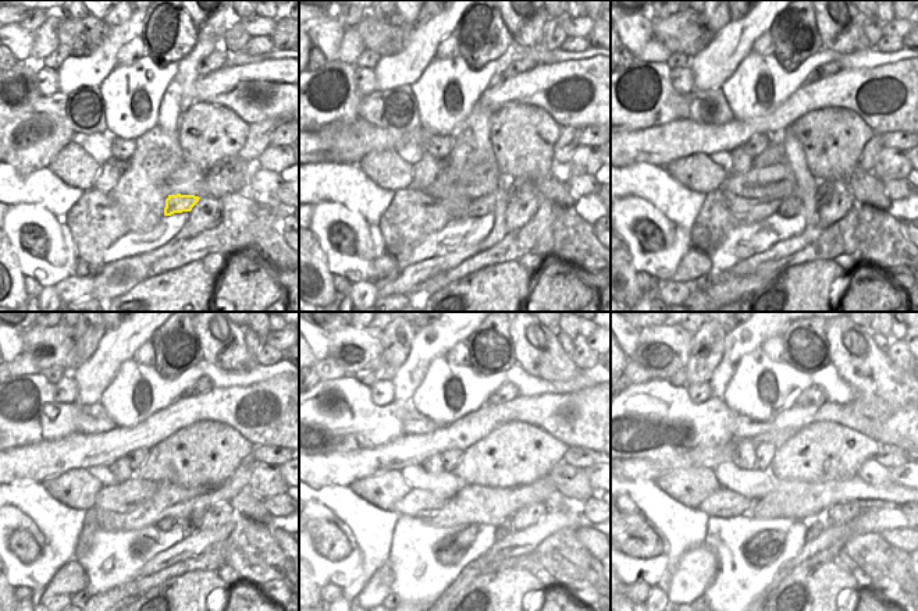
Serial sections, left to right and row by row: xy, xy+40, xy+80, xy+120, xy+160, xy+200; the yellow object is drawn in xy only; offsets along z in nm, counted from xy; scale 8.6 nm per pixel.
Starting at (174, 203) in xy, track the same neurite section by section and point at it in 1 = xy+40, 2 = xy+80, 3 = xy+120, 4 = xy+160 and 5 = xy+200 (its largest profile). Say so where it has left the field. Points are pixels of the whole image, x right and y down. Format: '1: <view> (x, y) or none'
1: xy+40 (480, 206)
2: xy+80 (792, 206)
3: xy+120 (168, 522)
4: xy+160 (452, 549)
5: xy+200 (764, 549)

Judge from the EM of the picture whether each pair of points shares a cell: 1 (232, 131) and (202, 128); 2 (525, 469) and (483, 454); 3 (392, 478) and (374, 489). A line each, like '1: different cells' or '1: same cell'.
1: same cell
2: same cell
3: same cell

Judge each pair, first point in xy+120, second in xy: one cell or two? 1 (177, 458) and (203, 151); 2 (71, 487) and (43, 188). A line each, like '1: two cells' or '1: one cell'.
1: one cell
2: two cells

